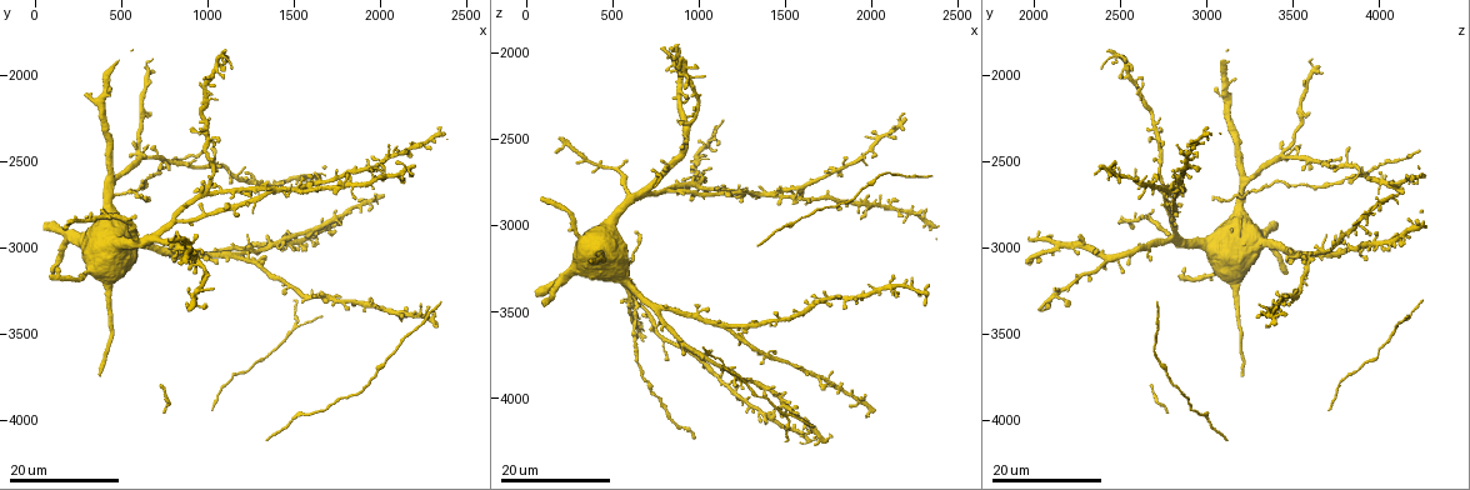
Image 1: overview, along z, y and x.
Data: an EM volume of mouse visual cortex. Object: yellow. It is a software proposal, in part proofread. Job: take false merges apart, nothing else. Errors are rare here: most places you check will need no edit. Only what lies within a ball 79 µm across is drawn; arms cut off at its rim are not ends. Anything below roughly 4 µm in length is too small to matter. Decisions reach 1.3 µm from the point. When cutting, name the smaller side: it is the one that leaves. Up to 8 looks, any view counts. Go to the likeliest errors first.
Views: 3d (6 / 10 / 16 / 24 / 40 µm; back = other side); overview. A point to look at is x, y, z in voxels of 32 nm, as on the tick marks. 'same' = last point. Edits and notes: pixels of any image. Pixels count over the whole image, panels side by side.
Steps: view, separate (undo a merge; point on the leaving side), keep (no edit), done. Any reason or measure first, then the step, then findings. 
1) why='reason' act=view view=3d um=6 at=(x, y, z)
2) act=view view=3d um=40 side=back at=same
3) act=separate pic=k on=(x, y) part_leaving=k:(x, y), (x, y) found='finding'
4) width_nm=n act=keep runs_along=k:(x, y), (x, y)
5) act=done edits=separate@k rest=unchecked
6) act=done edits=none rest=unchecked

why='three-way junction' act=view view=3d um=16 at=(1540, 2980, 4080)

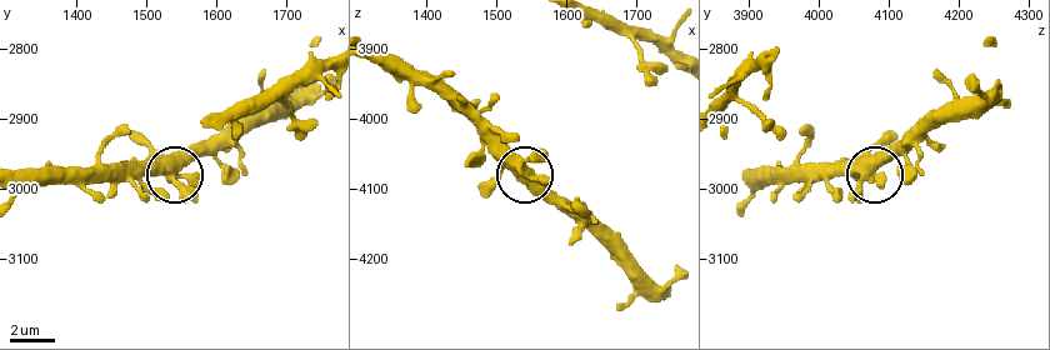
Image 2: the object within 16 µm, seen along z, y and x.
why='closer look' act=view view=3d um=6 at=(1540, 2990, 4060)

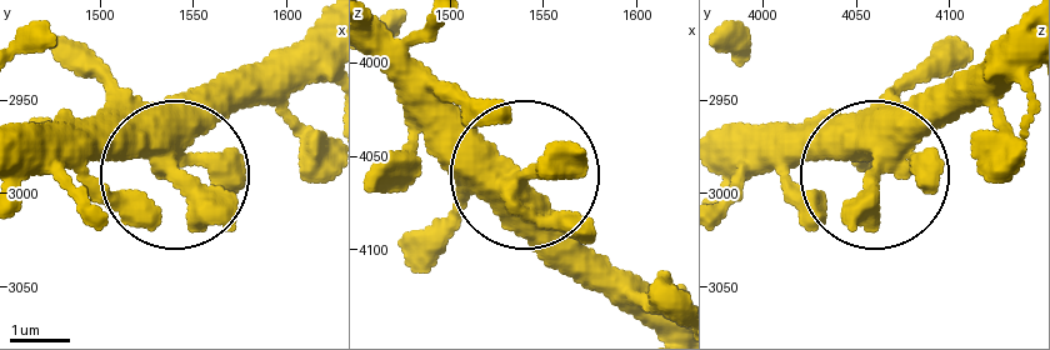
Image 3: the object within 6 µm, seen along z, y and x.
act=view view=3d um=6 side=back at=(1540, 2986, 4064)

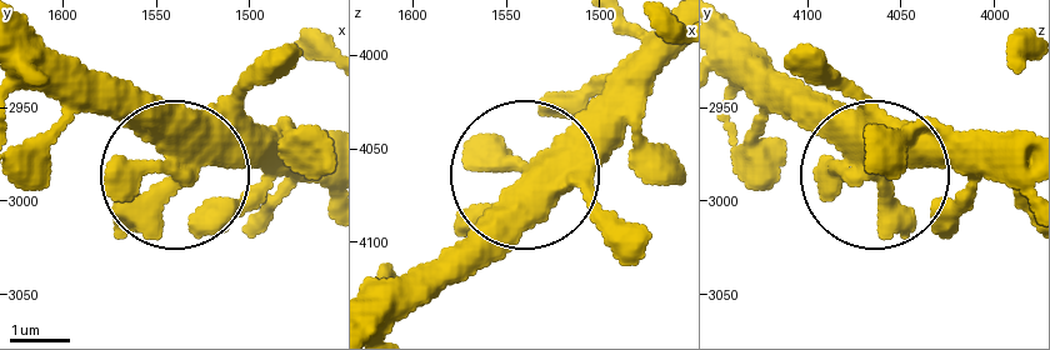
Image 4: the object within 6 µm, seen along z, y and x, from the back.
side_arm_um=13 act=keep found='one neuron here'

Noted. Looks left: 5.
act=view view=3d um=24 at=(1560, 2660, 2840)

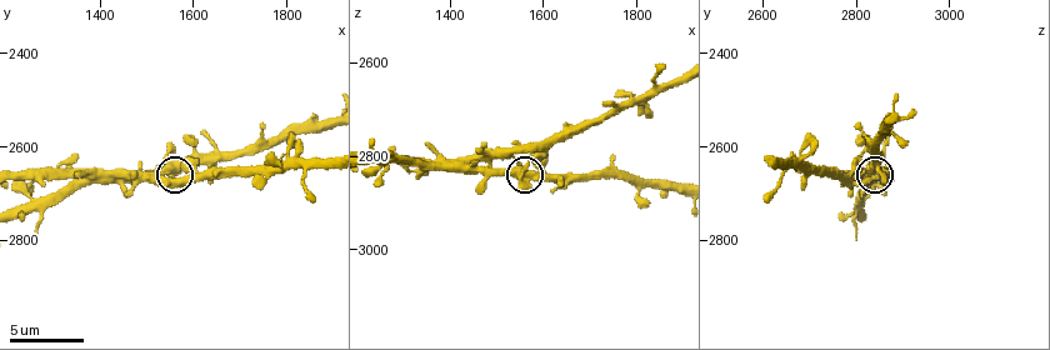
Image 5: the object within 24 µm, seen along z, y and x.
act=view view=3d um=10 at=(1550, 2660, 2840)

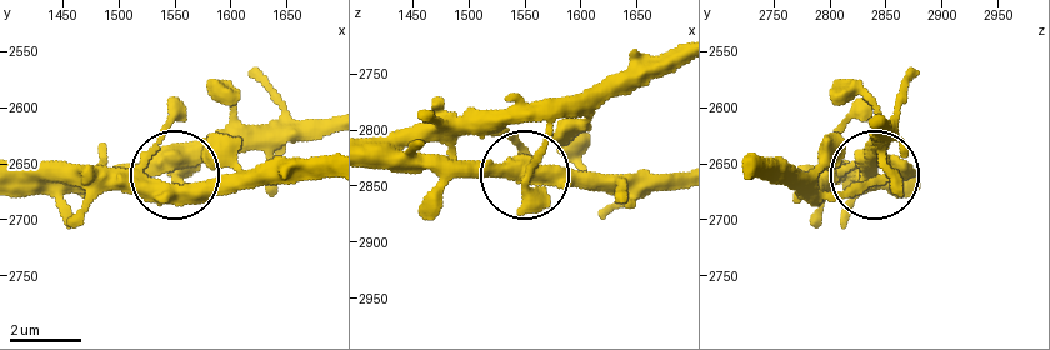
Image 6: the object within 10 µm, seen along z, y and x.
act=view view=3d um=6 at=(1554, 2666, 2838)

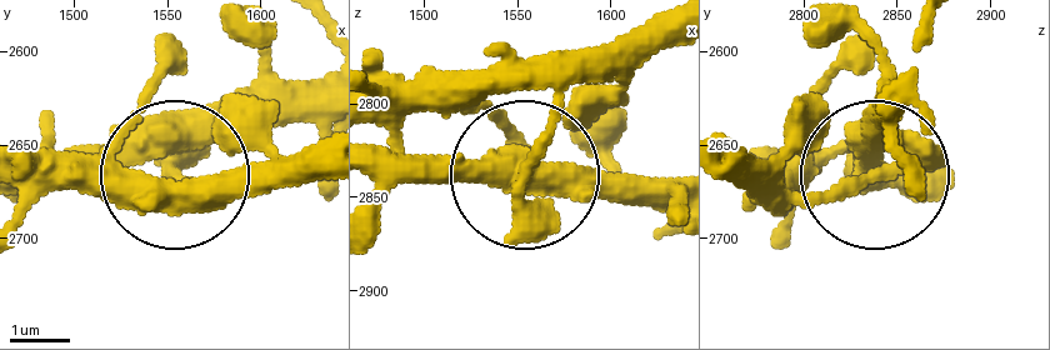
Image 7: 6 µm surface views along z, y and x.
width_nm=370 act=keep found='one neuron here'

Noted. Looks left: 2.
why='four arms meet' act=view view=3d um=16 at=(2100, 3380, 3360)

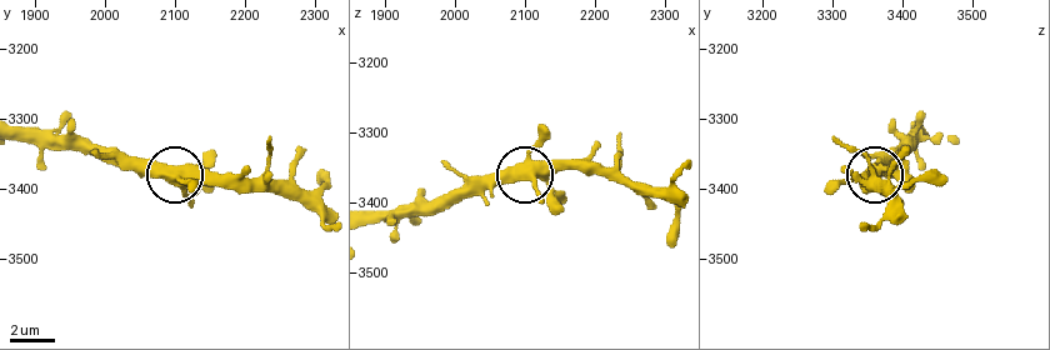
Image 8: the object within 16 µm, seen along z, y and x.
why='closer look' act=view view=3d um=6 at=(2105, 3385, 3340)

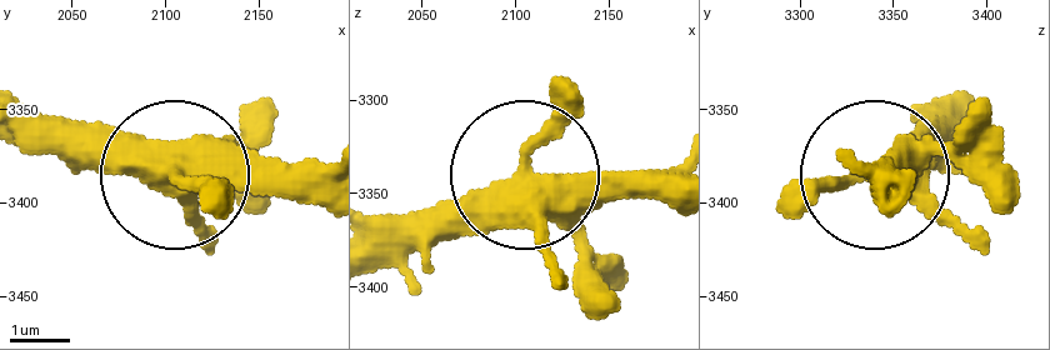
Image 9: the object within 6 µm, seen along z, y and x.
arms=4 act=keep runs_along=9:(378, 258), (466, 228), (541, 179), (671, 179) found='one neuron here'

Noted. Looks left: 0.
act=done edits=none rest=unchecked

